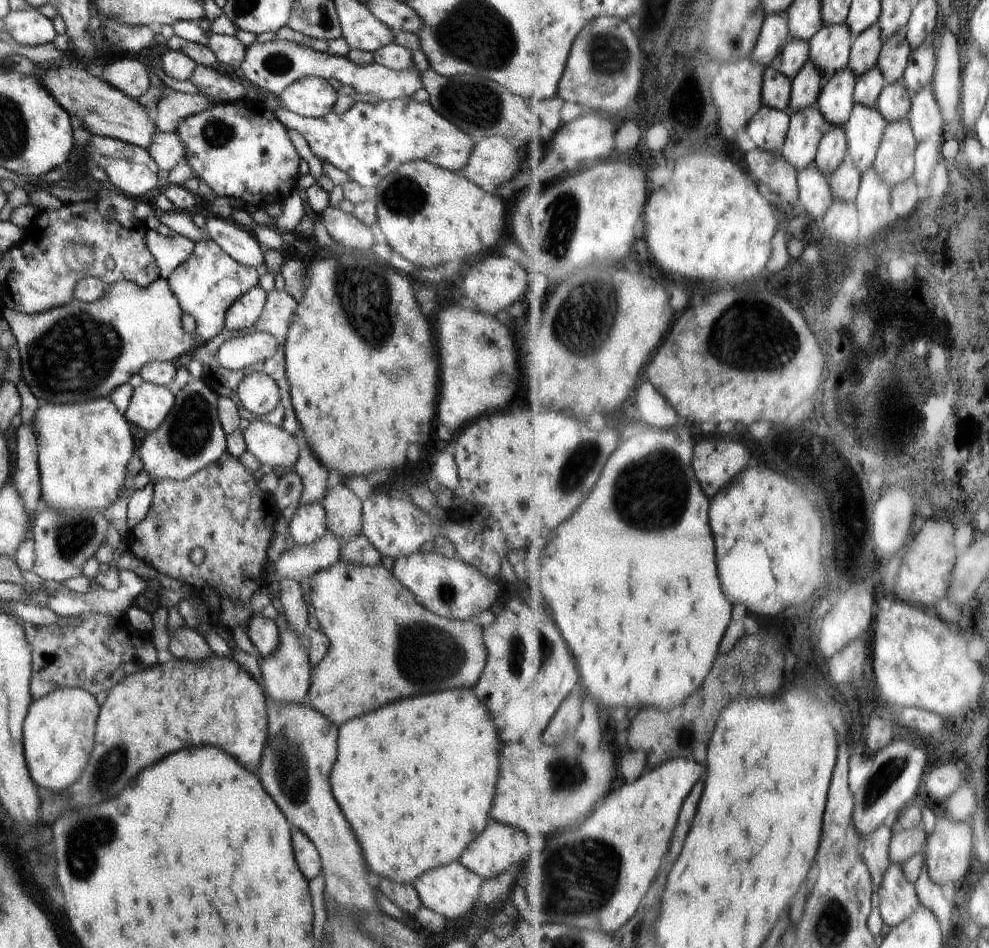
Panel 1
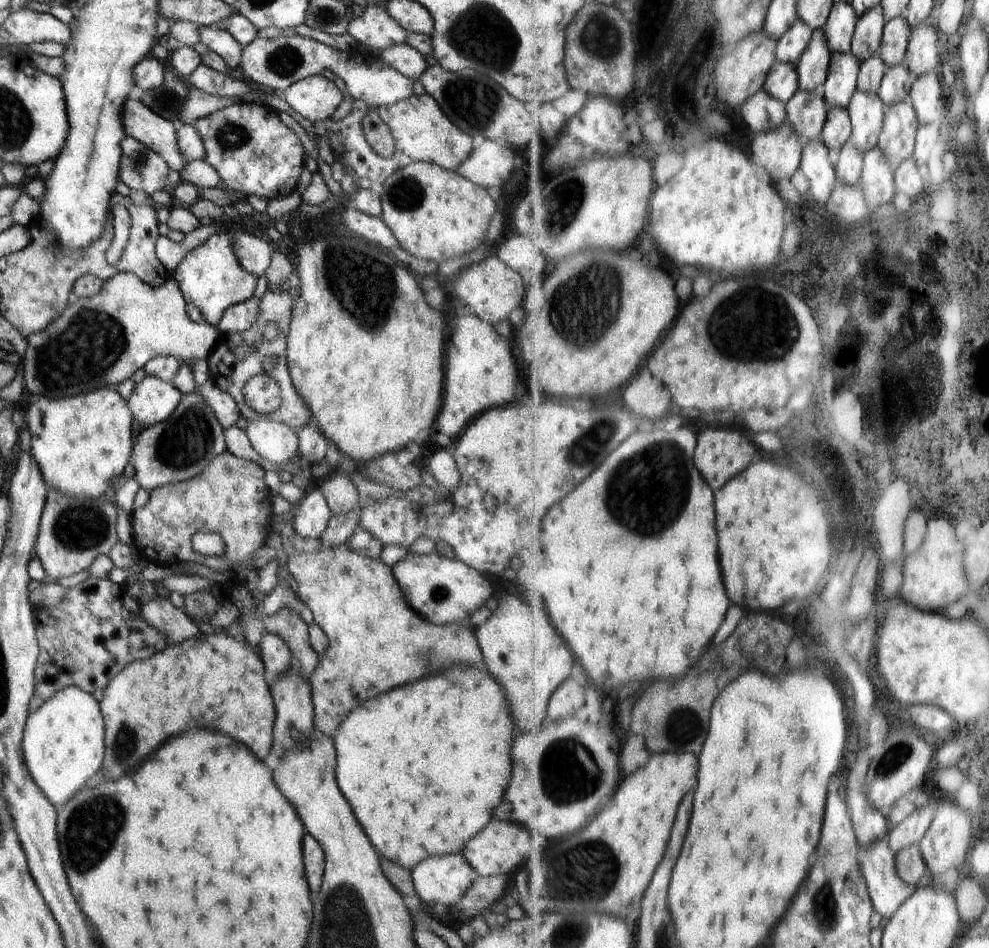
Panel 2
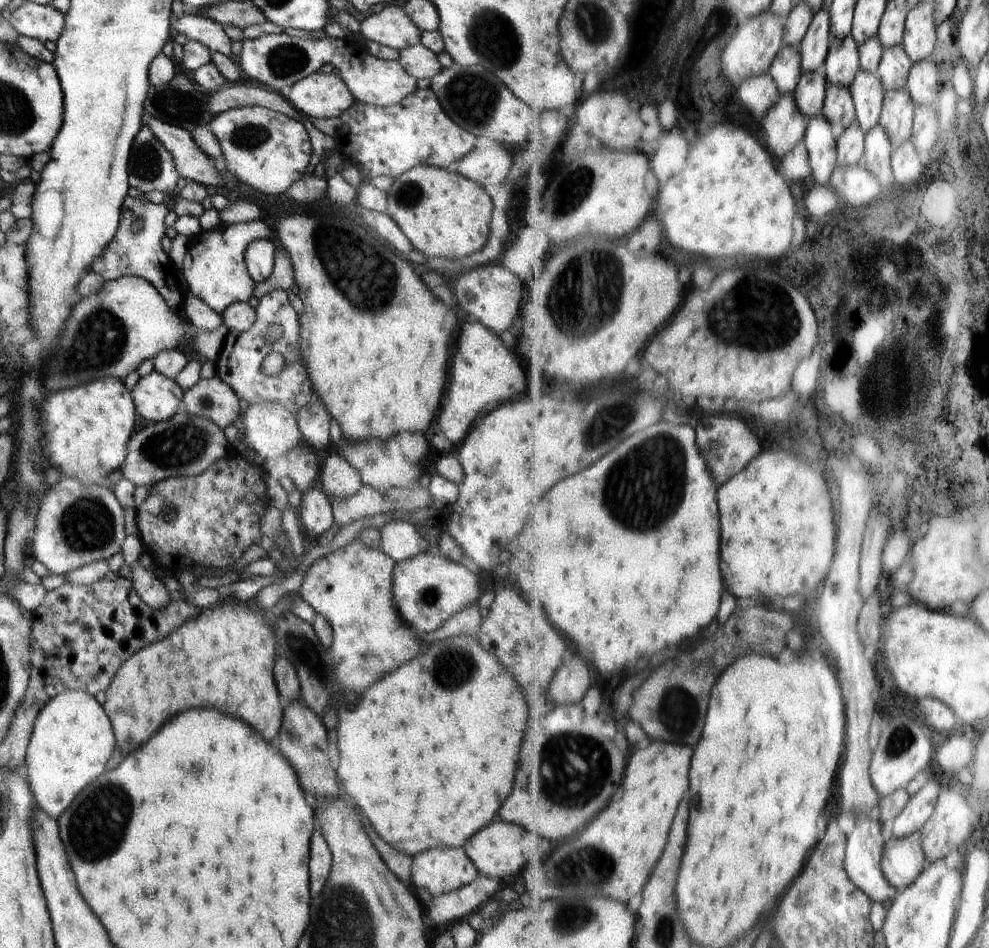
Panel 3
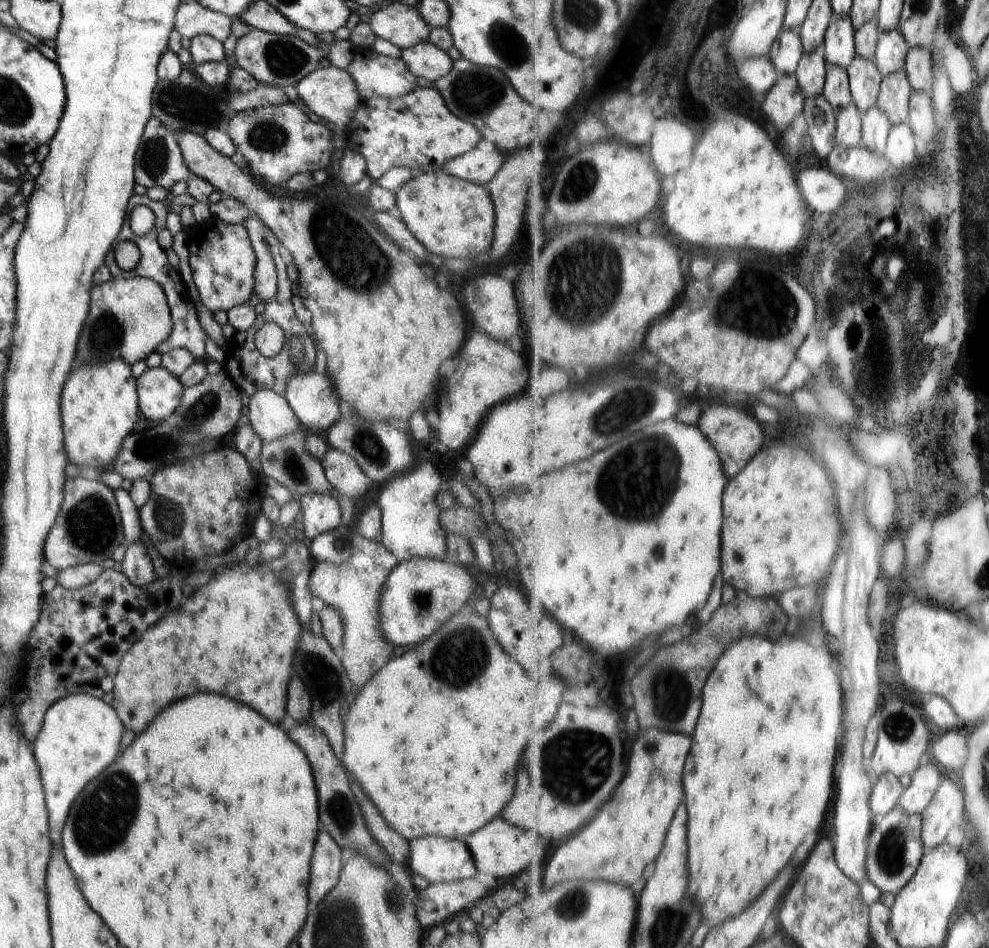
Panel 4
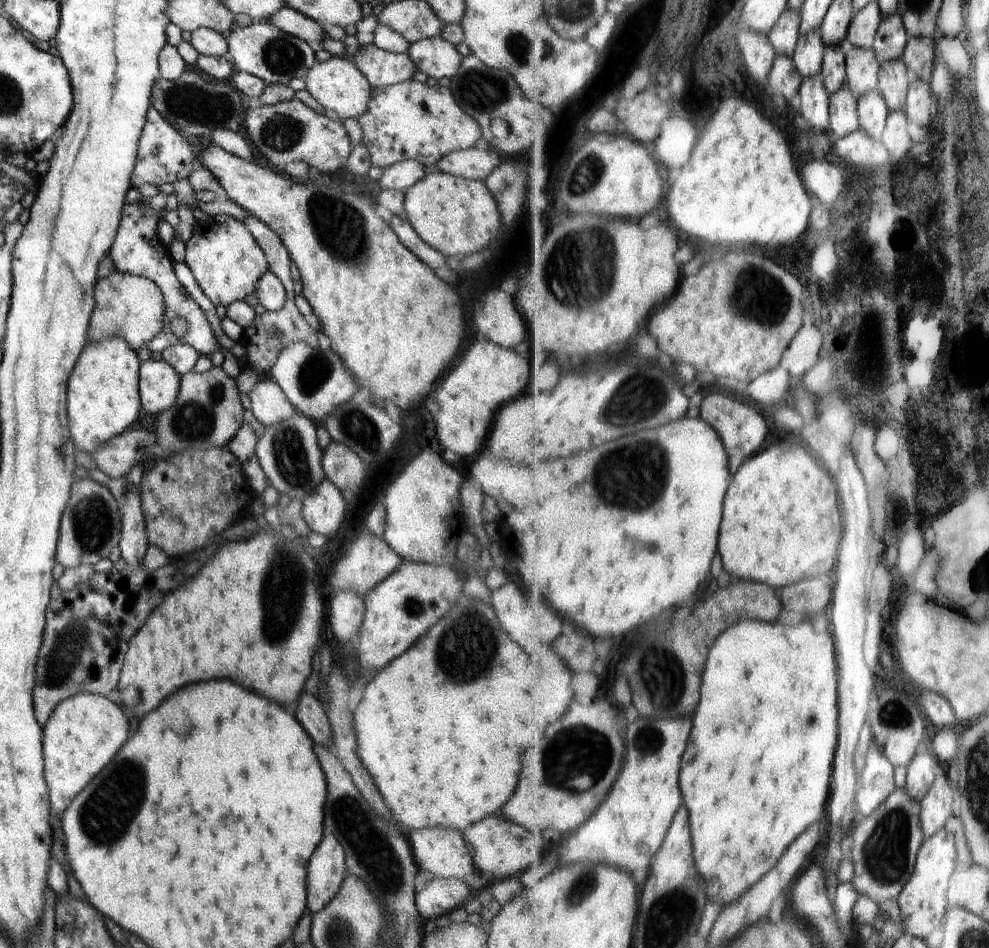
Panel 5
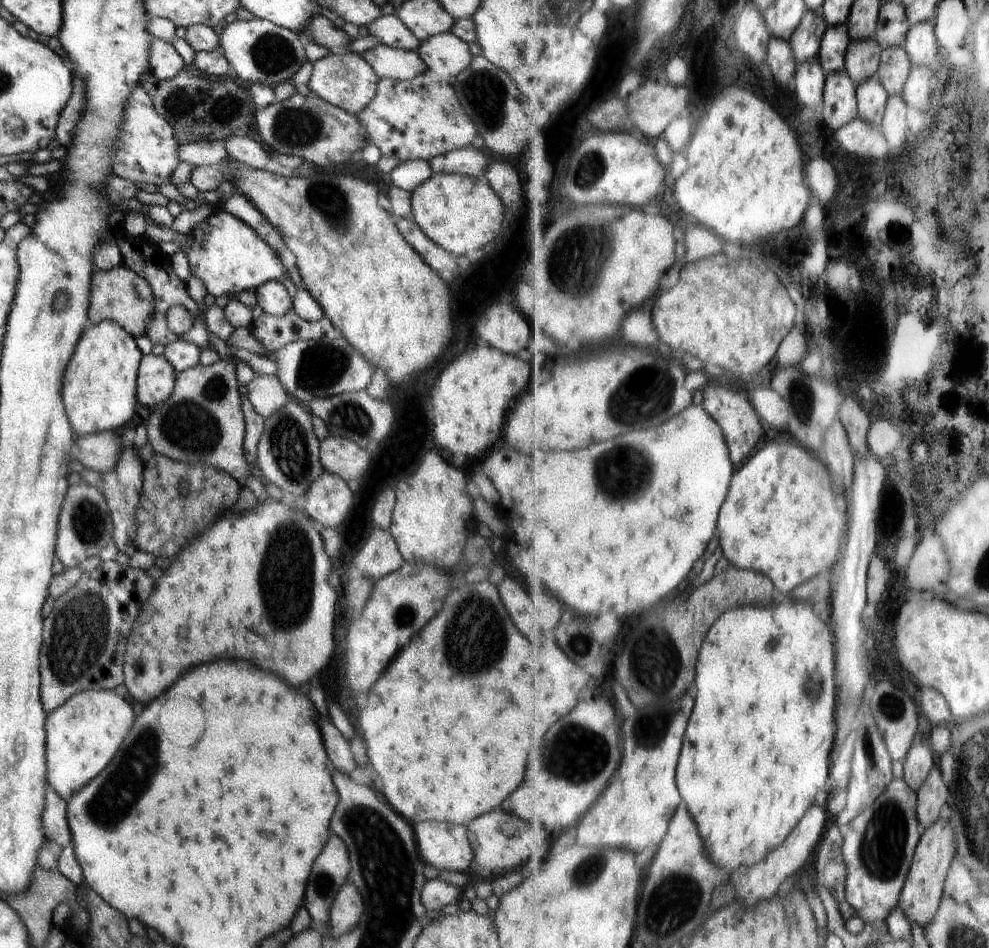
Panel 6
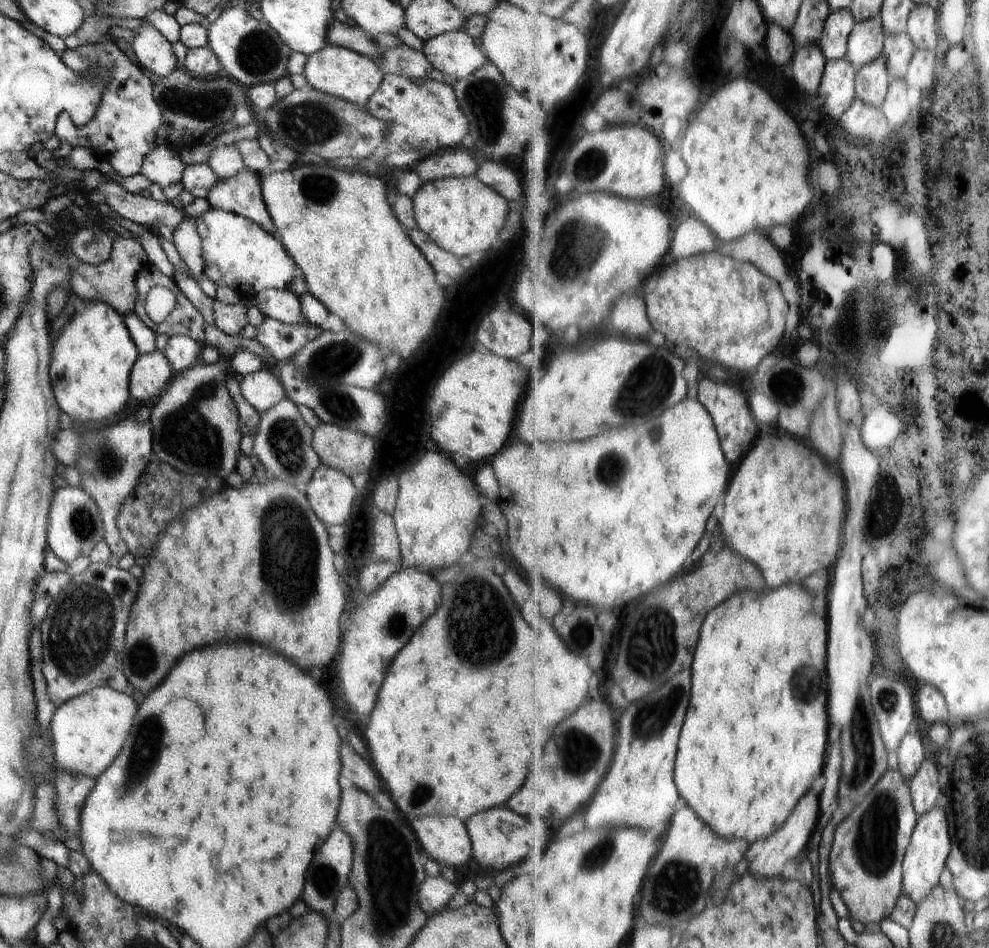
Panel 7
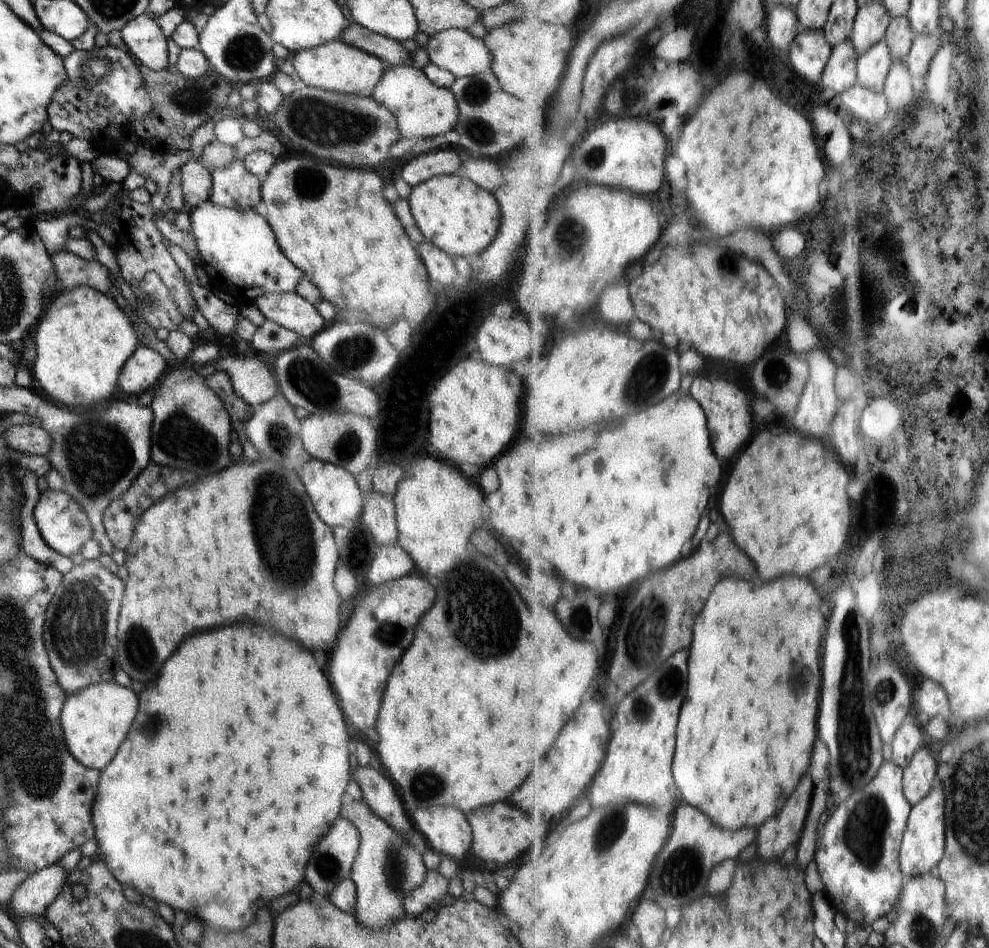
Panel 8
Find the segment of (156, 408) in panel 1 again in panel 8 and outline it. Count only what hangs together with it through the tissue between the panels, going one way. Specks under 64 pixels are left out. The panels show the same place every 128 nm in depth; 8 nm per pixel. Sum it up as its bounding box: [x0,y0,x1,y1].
[118,345,168,395]

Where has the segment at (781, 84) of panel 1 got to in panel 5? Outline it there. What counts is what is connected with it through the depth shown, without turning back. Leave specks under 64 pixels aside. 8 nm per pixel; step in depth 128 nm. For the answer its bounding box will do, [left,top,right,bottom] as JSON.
[769,9,803,58]

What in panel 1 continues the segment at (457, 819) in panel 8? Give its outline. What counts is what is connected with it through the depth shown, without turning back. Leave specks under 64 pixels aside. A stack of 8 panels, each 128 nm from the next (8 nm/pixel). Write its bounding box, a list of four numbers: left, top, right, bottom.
[413,860,483,920]

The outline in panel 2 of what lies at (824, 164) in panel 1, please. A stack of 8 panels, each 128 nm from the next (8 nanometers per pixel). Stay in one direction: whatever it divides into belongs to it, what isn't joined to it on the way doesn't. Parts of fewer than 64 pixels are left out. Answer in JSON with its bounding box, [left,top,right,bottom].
[824,108,853,166]

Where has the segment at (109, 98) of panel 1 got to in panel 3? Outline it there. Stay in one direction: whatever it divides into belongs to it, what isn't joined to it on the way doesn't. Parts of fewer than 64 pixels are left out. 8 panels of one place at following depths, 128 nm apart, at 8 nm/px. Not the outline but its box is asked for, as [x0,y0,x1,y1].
[142,112,226,187]

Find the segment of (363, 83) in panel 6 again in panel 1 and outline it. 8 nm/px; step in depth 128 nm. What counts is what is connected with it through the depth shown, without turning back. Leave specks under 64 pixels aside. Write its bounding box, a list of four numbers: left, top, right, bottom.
[278,76,337,118]

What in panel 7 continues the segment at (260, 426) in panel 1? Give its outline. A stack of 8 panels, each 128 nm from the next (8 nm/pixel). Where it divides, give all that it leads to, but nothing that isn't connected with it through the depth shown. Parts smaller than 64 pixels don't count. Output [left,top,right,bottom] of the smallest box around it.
[239,365,286,413]

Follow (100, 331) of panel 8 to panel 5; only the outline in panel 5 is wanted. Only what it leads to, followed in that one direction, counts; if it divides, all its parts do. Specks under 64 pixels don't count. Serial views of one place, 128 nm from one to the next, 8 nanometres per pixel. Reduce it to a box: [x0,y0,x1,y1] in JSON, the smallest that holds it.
[68,336,141,452]

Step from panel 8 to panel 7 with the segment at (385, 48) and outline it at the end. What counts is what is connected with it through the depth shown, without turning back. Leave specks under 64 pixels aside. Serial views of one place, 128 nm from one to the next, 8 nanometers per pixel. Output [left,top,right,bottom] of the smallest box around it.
[326,18,382,59]

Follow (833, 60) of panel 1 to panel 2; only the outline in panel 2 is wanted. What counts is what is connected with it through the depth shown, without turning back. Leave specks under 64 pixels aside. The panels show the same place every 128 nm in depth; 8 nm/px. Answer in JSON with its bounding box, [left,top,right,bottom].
[824,1,858,54]

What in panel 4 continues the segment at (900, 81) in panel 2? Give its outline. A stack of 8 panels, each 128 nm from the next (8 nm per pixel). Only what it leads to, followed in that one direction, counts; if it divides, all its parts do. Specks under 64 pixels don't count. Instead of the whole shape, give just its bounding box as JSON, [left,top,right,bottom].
[876,29,910,77]

